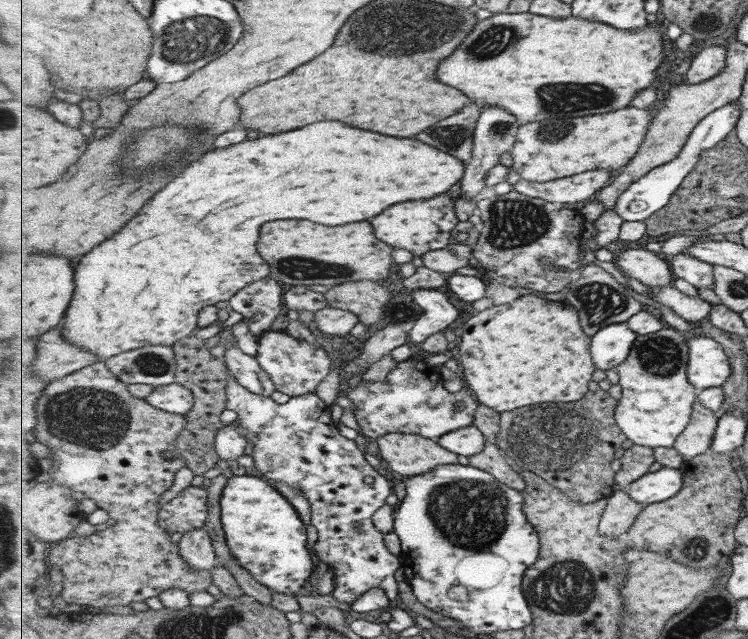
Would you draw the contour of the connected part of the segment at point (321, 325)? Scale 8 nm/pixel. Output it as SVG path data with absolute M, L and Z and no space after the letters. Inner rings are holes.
M331 306L317 310L313 316L319 331L344 338L349 338L349 332L360 322L357 314Z

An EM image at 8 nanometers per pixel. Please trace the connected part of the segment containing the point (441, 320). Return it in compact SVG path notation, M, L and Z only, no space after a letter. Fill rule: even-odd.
M419 289L413 292L415 302L424 313L409 332L410 340L423 343L429 336L446 330L449 324L459 320L459 310L449 302L449 298L436 289Z

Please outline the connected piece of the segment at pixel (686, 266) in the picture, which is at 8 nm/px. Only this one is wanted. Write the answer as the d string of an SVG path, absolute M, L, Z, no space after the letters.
M681 252L669 259L676 277L682 278L696 288L715 290L714 266L695 256Z

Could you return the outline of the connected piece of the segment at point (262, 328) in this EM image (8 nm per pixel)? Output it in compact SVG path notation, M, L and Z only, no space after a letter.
M267 276L237 292L229 300L229 306L232 311L243 315L250 332L261 338L271 331L273 320L281 314L285 305L284 293L285 286Z

